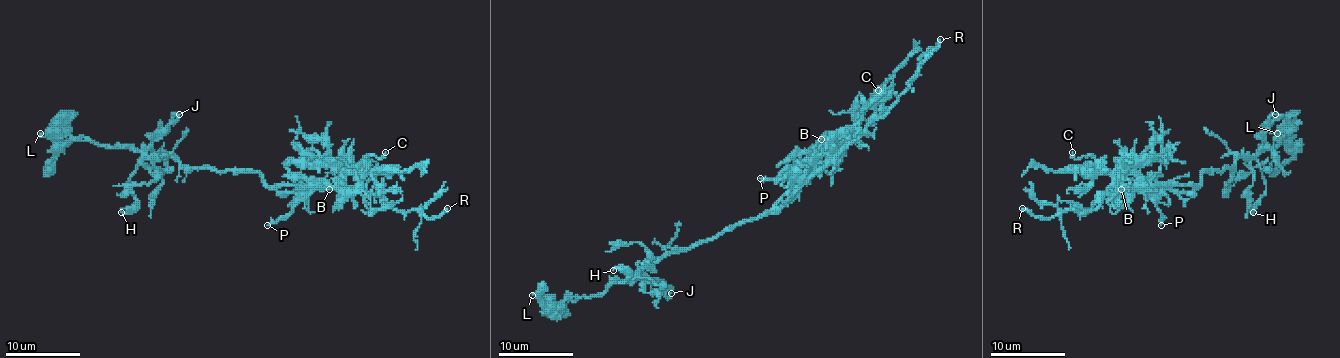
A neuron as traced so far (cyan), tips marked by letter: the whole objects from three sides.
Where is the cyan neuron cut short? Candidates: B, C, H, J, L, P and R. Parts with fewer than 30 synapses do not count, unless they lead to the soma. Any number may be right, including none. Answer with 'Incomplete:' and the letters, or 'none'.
Incomplete: R

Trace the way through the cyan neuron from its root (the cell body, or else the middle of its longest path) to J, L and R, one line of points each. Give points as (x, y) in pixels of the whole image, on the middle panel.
J: (752, 219), (679, 248), (641, 270), (645, 283), (658, 283), (667, 296), (671, 293)
L: (752, 219), (654, 259), (632, 279), (613, 281), (602, 293), (568, 296), (562, 302), (532, 295)
R: (752, 219), (778, 210), (874, 120), (878, 120), (908, 86), (919, 64), (940, 39)

